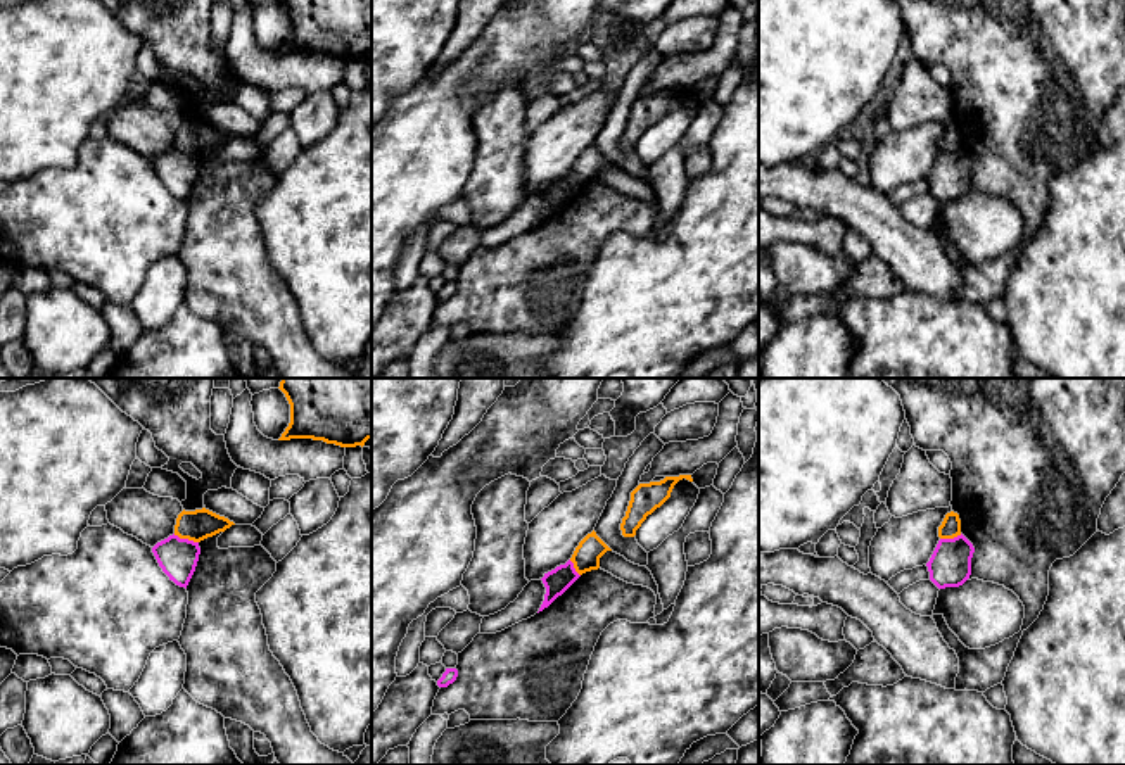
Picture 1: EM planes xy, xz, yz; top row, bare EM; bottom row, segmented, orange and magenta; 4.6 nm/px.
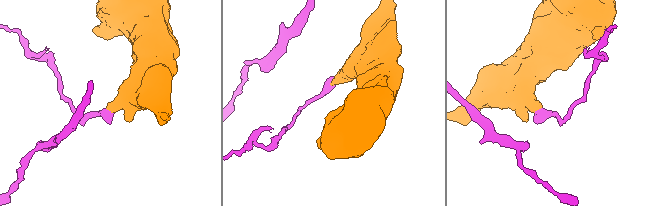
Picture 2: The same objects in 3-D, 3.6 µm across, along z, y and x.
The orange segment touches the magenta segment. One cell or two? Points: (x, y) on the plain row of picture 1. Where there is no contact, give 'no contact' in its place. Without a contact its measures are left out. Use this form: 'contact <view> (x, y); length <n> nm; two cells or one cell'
contact xy (185, 151); length 130 nm; two cells

